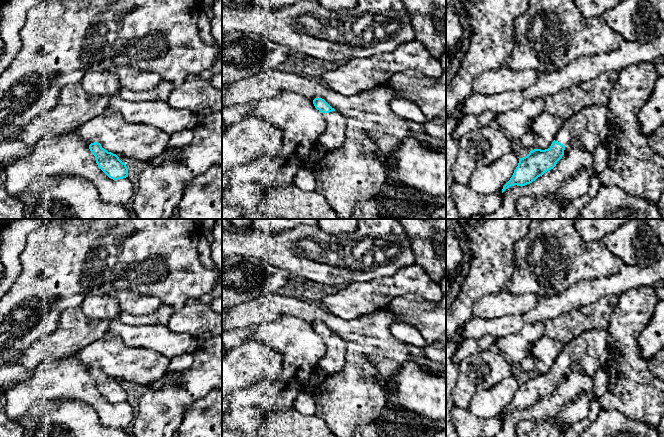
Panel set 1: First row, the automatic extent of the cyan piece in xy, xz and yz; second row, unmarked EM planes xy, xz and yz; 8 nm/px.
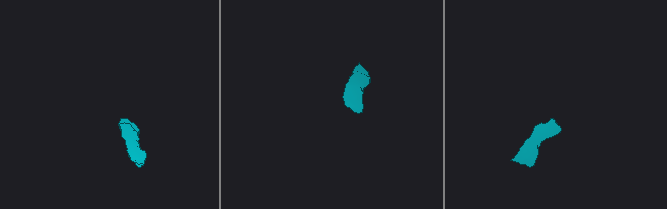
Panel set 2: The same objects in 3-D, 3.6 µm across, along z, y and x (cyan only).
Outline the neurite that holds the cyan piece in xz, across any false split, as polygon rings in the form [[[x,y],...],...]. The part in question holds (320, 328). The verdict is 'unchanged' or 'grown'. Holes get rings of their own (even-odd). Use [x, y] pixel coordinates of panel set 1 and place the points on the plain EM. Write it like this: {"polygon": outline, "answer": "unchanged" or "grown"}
{"polygon": [[[315,322],[313,328],[324,339],[327,347],[325,355],[316,367],[329,375],[338,373],[345,365],[345,349],[347,343],[322,322]]], "answer": "grown"}

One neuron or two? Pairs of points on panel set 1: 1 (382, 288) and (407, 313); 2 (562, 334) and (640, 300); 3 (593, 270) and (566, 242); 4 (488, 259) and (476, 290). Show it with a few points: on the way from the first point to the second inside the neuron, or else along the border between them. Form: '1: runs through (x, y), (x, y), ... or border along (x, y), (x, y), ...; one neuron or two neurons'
1: border along (416, 295), (402, 294), (395, 296), (380, 308); two neurons
2: border along (618, 295), (618, 303), (607, 328); two neurons
3: runs through (588, 263), (573, 249); one neuron
4: runs through (488, 267), (488, 273), (479, 282); one neuron

